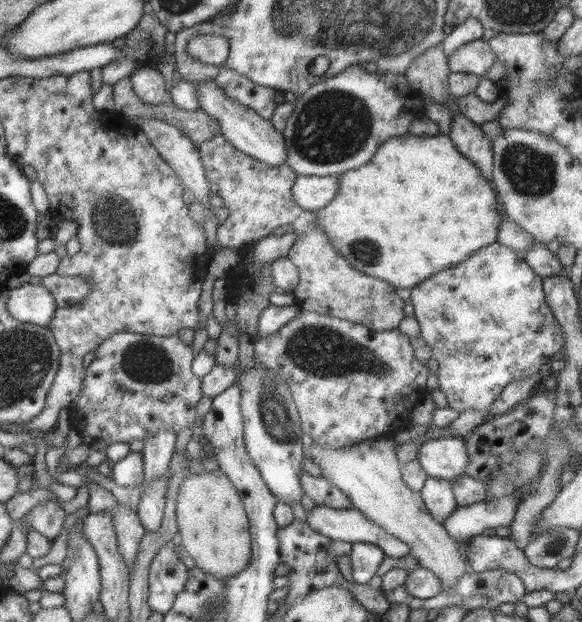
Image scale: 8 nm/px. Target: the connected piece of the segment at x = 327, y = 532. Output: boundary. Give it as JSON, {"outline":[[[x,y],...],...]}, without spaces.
{"outline":[[[314,504],[309,512],[306,512],[306,523],[318,533],[330,538],[330,540],[340,540],[341,542],[368,542],[375,544],[382,551],[384,556],[391,558],[401,558],[407,556],[409,547],[388,532],[385,532],[380,526],[365,518],[357,509],[349,508],[331,508],[327,505]]]}

